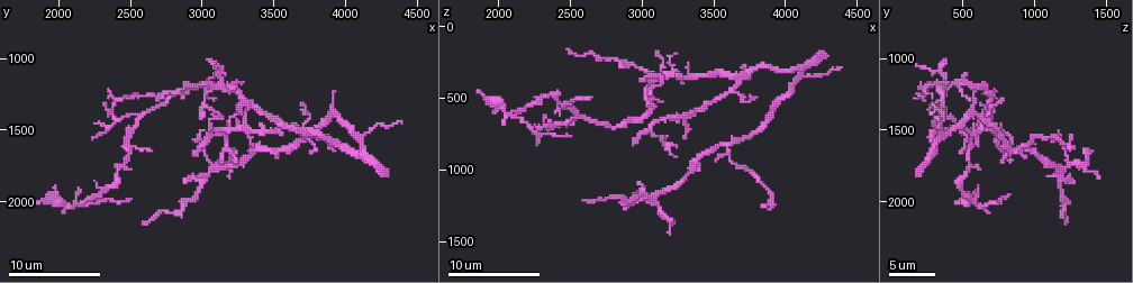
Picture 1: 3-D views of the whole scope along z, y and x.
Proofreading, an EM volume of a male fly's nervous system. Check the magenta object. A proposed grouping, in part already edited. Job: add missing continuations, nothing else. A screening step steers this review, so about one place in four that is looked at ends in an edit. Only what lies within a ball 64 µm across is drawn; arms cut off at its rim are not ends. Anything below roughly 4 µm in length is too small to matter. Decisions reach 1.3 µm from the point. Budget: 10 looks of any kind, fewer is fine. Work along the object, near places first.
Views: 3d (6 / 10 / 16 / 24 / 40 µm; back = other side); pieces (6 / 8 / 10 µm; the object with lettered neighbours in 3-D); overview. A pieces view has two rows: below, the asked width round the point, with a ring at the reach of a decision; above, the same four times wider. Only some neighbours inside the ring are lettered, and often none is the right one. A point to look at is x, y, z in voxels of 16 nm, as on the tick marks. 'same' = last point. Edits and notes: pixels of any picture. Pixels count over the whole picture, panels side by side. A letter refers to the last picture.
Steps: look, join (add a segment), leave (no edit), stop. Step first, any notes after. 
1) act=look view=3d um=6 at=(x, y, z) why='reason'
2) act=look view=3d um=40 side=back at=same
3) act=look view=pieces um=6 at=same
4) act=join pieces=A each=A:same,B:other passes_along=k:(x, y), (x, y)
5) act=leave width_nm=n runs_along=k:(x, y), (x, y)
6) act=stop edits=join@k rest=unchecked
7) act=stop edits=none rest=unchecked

act=look view=pieces um=10 at=(3000, 1420, 400) why='thick end'

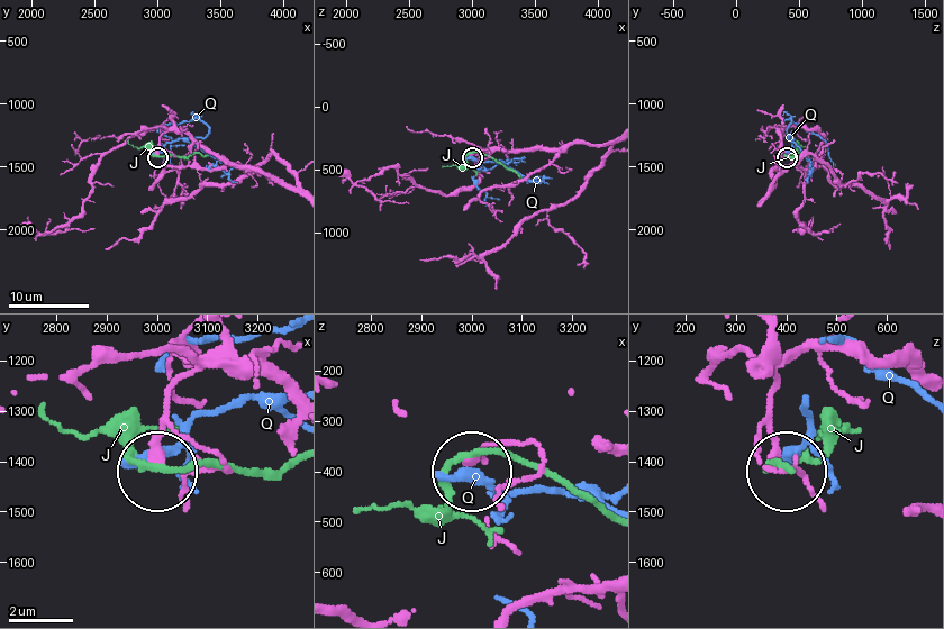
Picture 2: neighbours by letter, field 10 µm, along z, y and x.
act=leave each=J:other,Q:other found='no lettered segment goes on from it'

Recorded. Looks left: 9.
act=look view=3d um=10 at=(3300, 1300, 760) why='an open end'

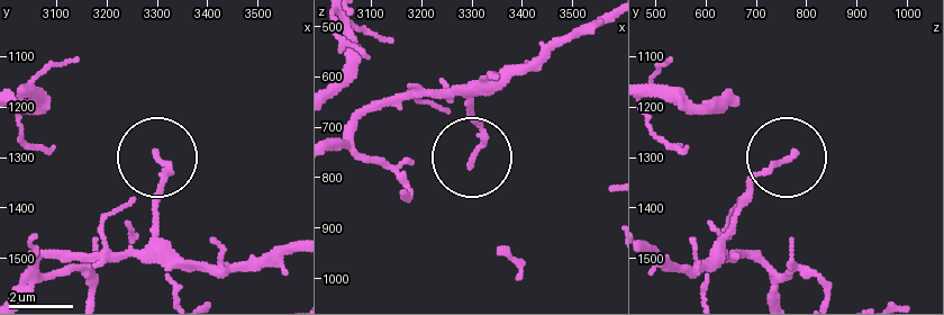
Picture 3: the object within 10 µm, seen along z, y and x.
act=look view=pieces um=6 at=(3300, 1295, 775) why='see the neighbours'

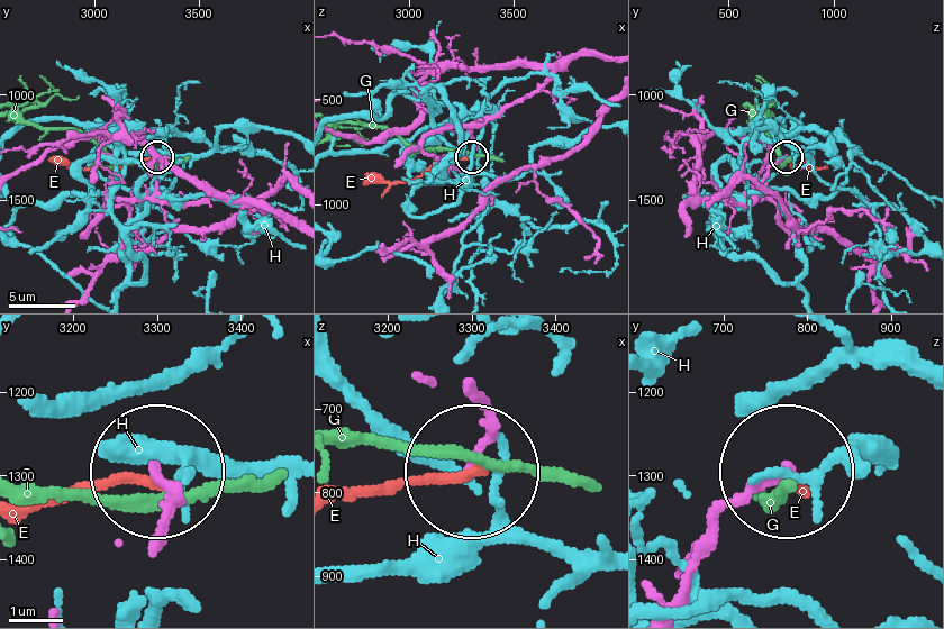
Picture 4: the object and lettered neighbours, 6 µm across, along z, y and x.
act=leave width_nm=140 each=E:other,G:other,H:other found='none of them fits'

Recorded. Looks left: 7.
act=look view=pieces um=10 at=(3040, 1020, 360)

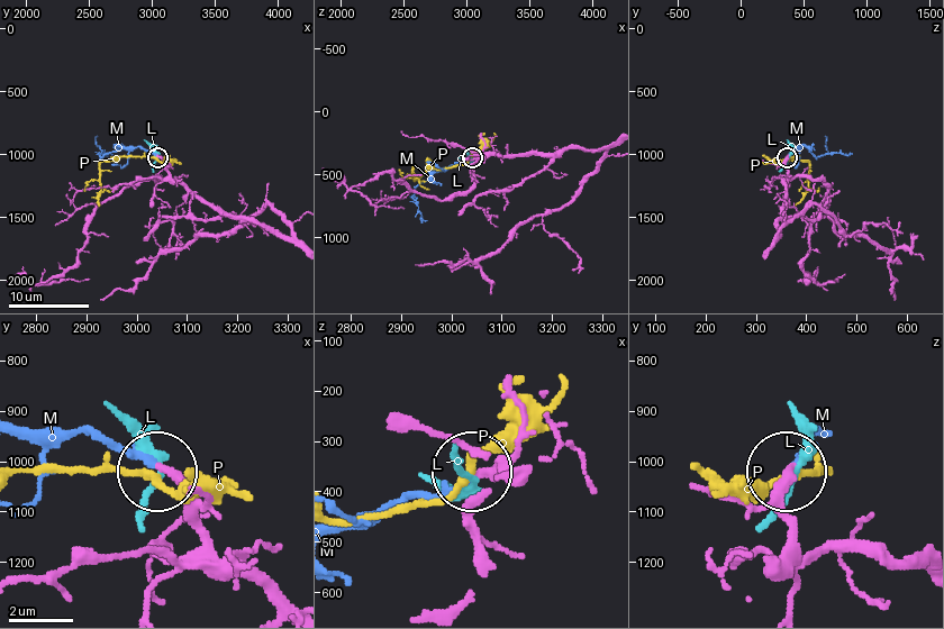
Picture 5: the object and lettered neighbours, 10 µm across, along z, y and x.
act=join pieces=M each=L:other,M:same,P:other passes_along=5:(783, 552), (789, 529), (781, 481), (818, 436) found='it goes on there'

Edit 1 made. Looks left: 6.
act=look view=3d um=6 at=(3840, 1540, 1260) why='an open end'

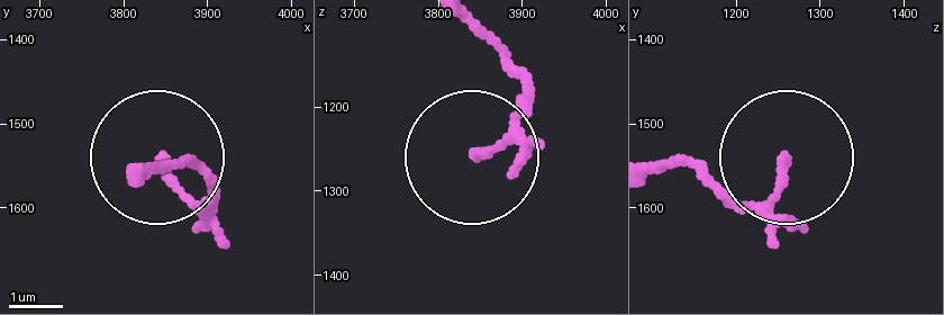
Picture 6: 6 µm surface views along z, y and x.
act=look view=pieces um=8 at=(3850, 1545, 1260)

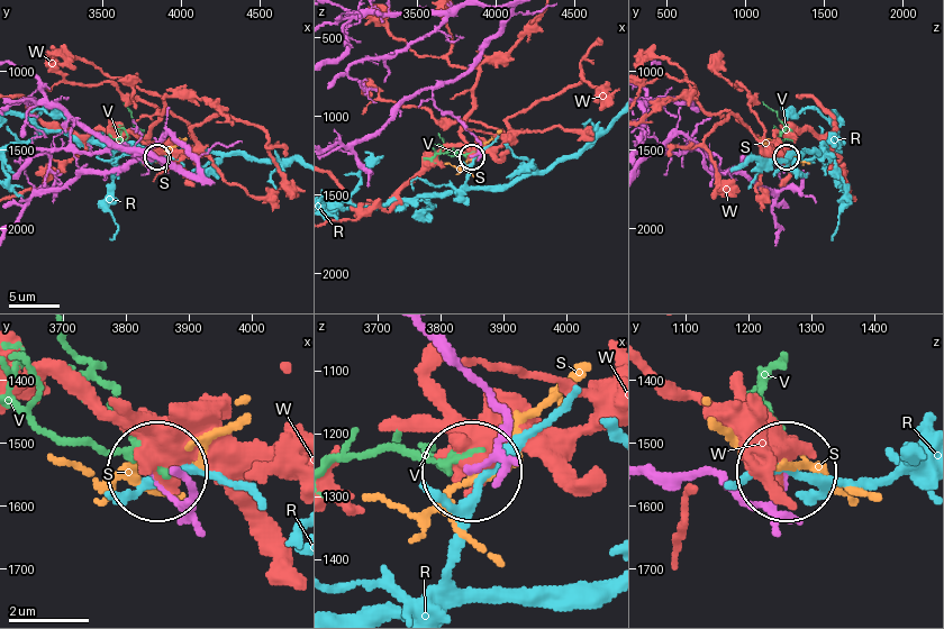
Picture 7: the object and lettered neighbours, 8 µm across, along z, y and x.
act=leave each=R:other,S:other,V:other,W:other runs_along=7:(497, 33), (464, 72), (432, 94), (478, 142), (472, 156) found='none of them fits'

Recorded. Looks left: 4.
act=look view=3d um=6 at=(2620, 2140, 1200) why='long arm stops here'

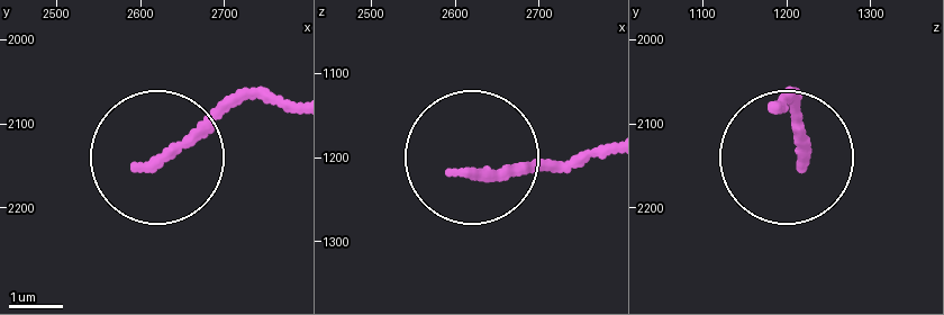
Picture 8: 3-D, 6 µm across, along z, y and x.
act=look view=pieces um=10 at=(2600, 2155, 1210)

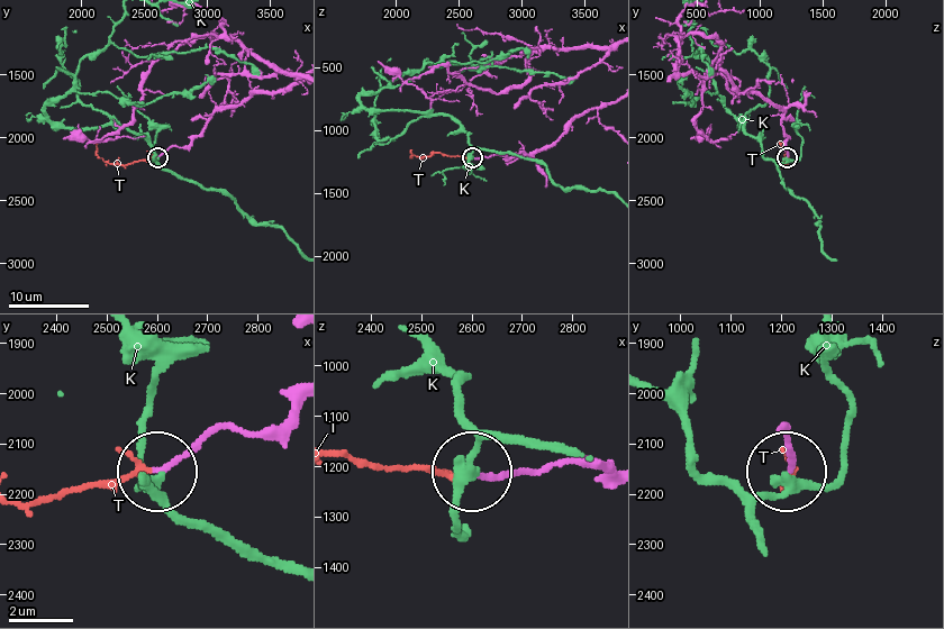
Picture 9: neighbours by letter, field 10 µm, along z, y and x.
act=join pieces=T each=K:other,T:same passes_along=9:(491, 155), (435, 153), (417, 157), (410, 149) found='it goes on there'

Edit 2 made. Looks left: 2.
act=stop edits=join@5,join@9 rest=unchecked

